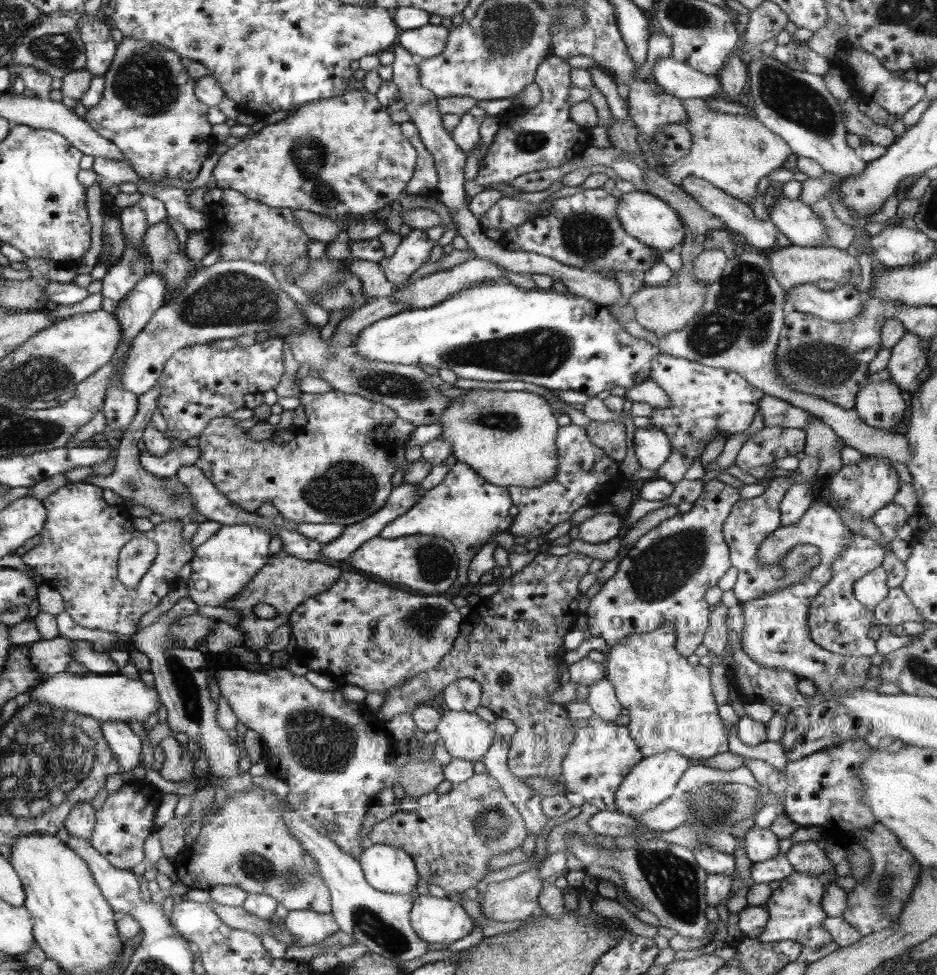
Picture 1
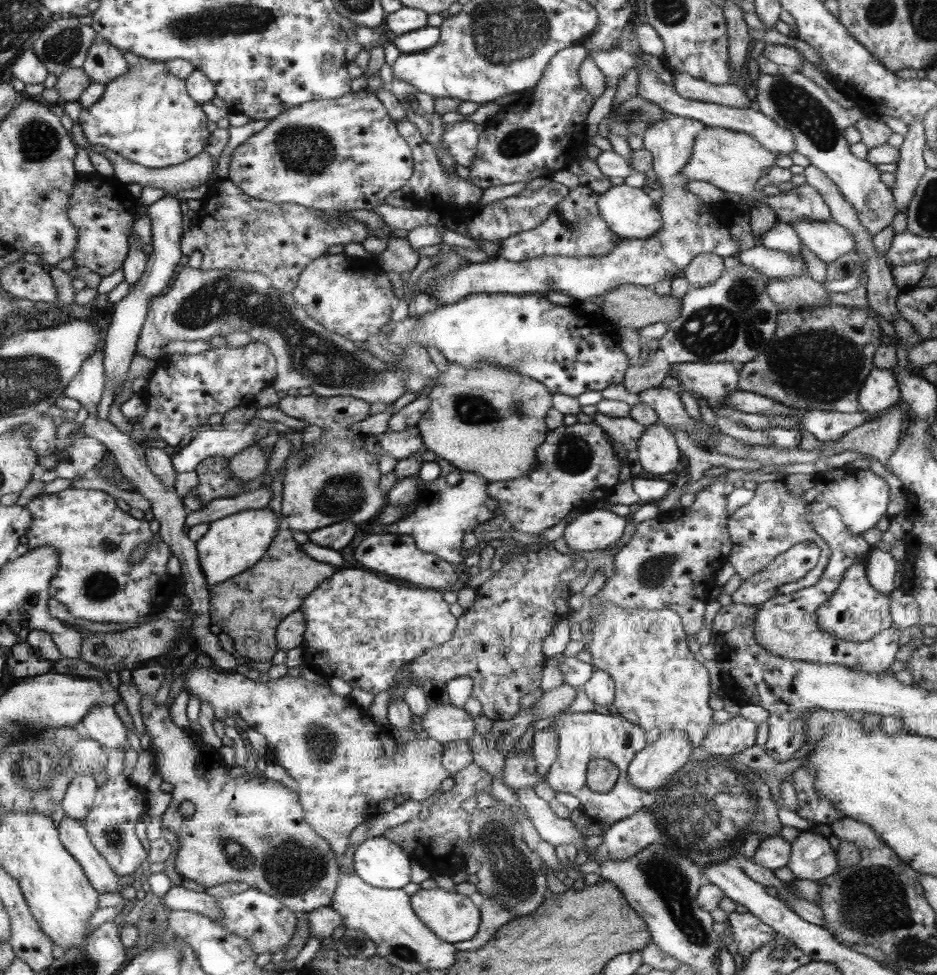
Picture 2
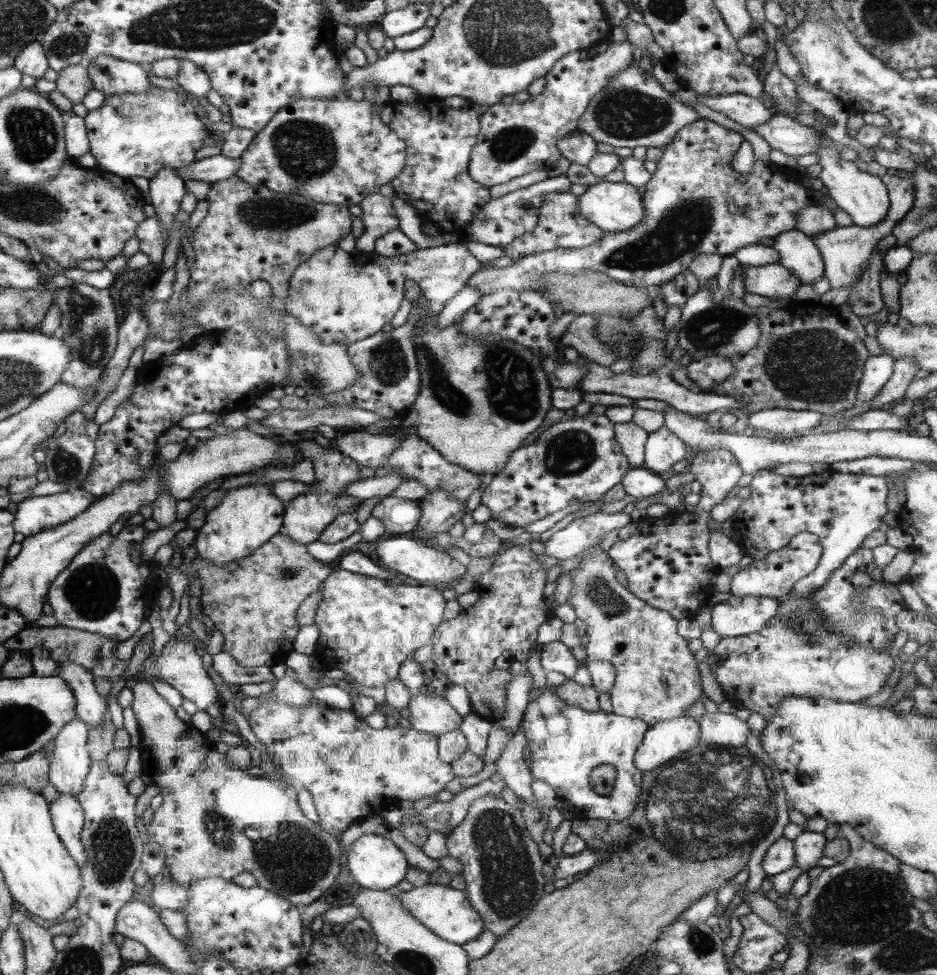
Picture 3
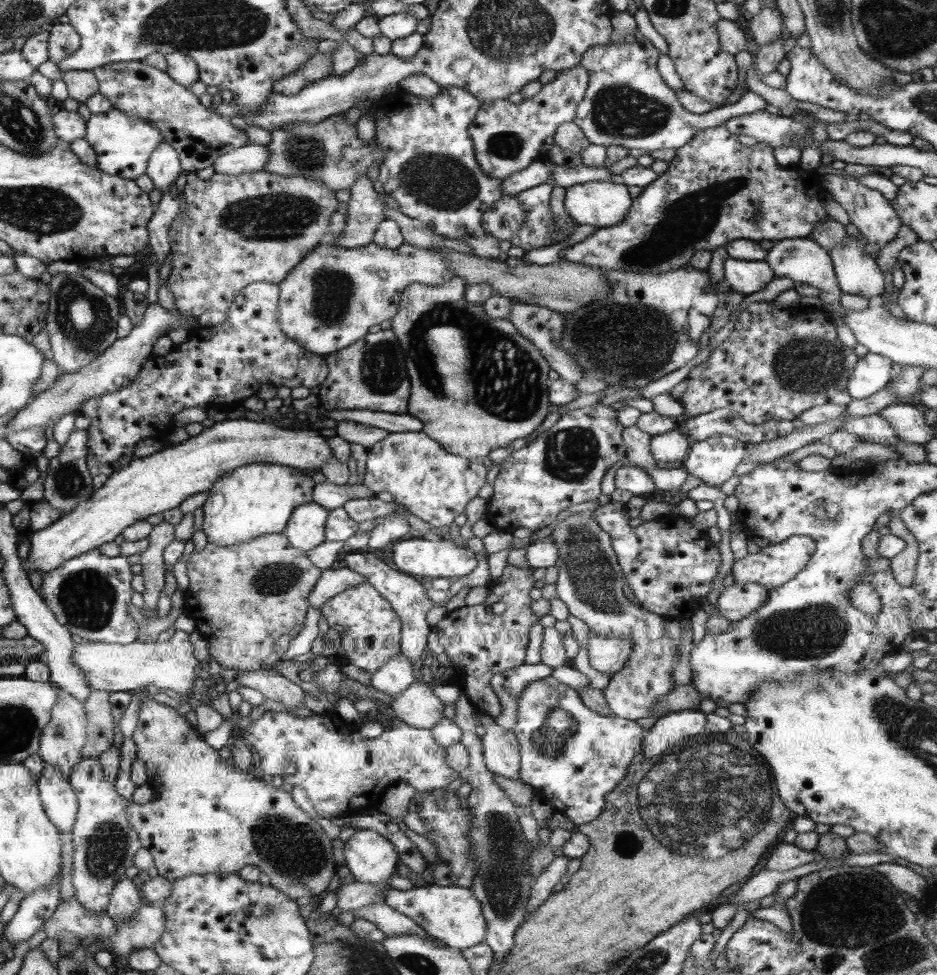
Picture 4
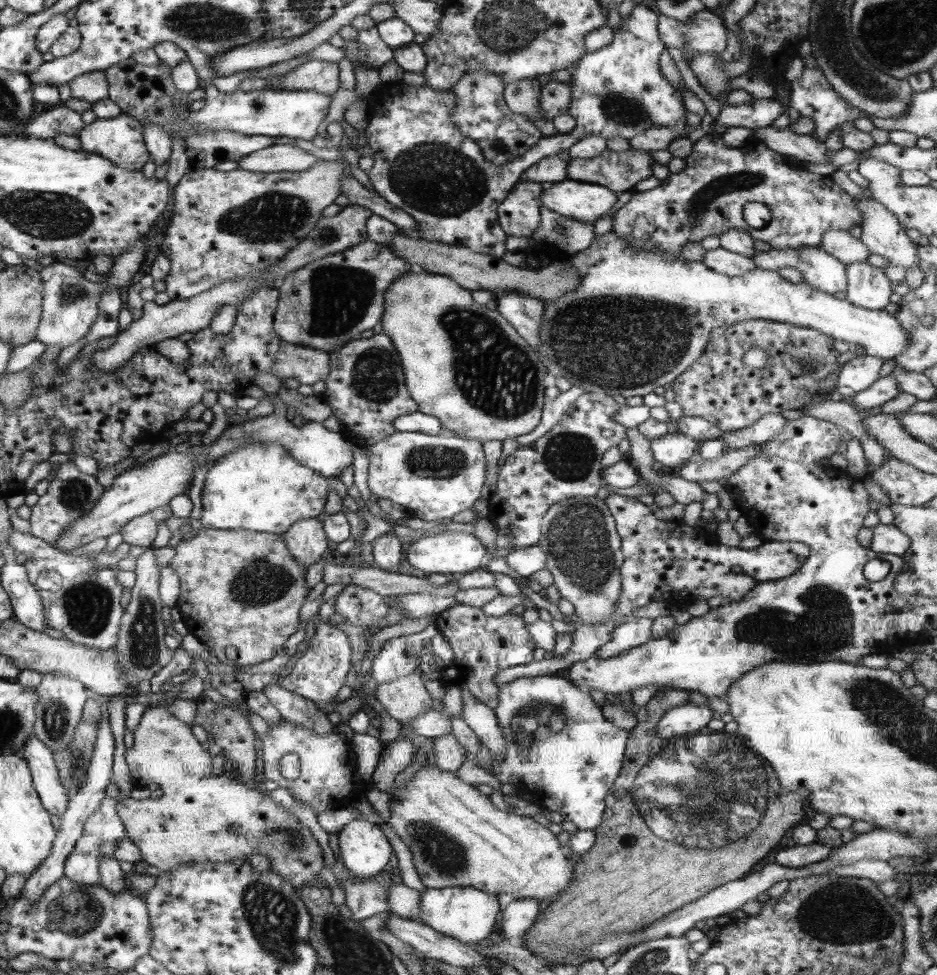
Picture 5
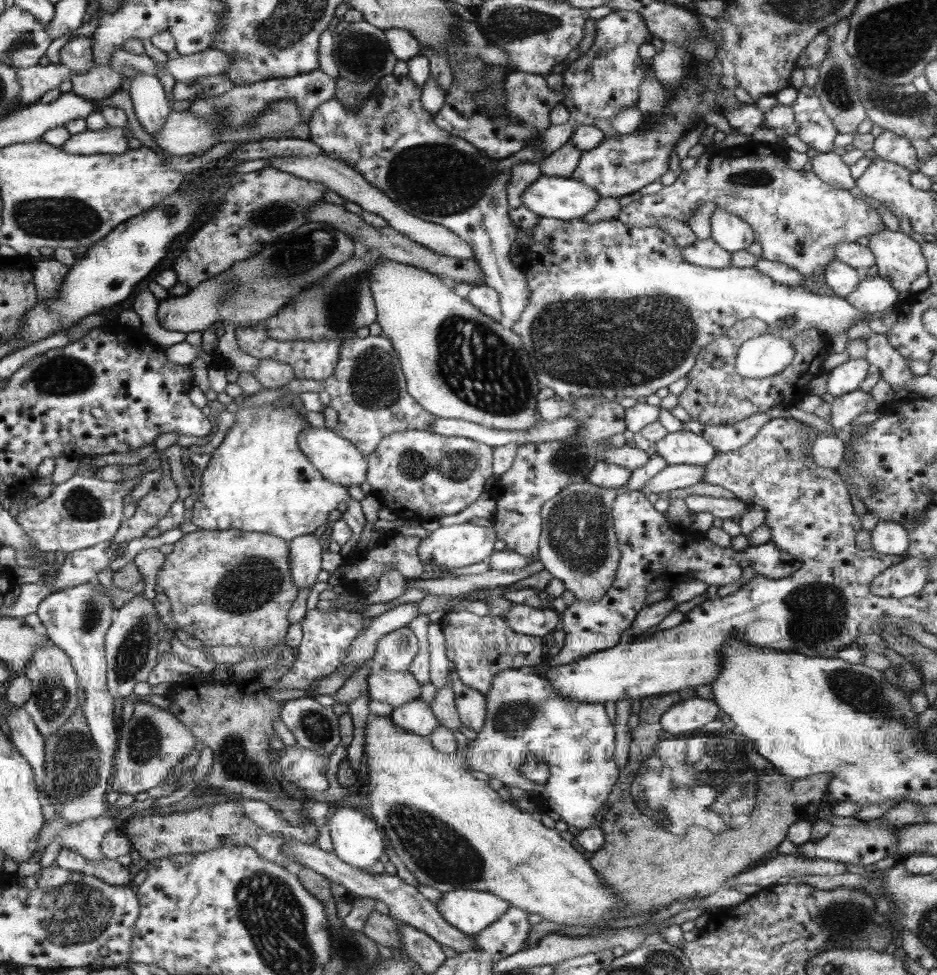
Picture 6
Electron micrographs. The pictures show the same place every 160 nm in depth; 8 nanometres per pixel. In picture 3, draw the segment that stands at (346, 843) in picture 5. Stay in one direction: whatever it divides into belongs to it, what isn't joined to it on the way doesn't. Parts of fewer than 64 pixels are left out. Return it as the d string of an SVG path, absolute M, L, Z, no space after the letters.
M376 833L358 838L346 852L346 862L348 862L347 867L354 880L365 889L389 890L396 888L396 884L400 884L408 872L408 862L404 858L404 852L392 840L376 836Z

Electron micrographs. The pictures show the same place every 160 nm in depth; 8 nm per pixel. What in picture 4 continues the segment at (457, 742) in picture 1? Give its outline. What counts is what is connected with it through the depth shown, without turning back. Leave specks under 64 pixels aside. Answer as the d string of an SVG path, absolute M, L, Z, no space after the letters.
M420 679L410 684L402 694L392 697L391 708L395 715L410 726L431 730L445 718L445 703Z

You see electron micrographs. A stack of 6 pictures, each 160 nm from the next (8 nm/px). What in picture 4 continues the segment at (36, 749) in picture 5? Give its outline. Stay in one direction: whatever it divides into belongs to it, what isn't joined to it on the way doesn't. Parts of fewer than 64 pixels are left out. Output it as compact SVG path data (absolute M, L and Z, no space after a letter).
M44 763L44 771L39 781L39 794L43 799L48 818L51 819L60 830L71 832L74 828L79 802L69 783L61 775L61 770L55 766Z

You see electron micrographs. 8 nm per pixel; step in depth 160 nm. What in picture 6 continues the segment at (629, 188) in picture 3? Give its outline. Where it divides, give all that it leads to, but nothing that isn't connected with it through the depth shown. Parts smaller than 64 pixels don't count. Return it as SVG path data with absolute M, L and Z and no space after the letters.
M542 174L522 193L523 205L540 217L561 221L592 212L601 199L594 189L576 179Z

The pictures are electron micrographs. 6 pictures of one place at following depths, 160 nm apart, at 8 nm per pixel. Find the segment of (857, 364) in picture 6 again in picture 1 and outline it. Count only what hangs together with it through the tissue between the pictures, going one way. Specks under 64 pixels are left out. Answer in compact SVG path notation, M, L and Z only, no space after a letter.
M893 381L870 383L856 395L854 410L868 426L894 431L904 418L906 396Z

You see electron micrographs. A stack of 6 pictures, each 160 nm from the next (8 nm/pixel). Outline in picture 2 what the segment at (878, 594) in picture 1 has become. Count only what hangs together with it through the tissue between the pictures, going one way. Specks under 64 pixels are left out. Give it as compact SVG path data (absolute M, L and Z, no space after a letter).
M874 548L869 552L865 562L865 573L871 587L880 595L889 595L896 588L894 578L898 570L901 570L901 566L894 560L890 551Z

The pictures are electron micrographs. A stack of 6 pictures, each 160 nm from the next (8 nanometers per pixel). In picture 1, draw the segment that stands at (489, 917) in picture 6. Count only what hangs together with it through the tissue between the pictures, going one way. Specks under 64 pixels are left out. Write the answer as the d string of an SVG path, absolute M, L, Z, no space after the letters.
M419 895L411 909L416 934L430 944L454 944L473 929L474 919L448 896Z

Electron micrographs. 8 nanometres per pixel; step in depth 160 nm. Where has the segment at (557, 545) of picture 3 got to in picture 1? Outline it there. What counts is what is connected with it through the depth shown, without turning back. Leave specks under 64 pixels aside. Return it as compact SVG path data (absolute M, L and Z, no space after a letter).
M613 513L596 514L578 525L579 539L592 544L608 542L622 530L622 520Z

